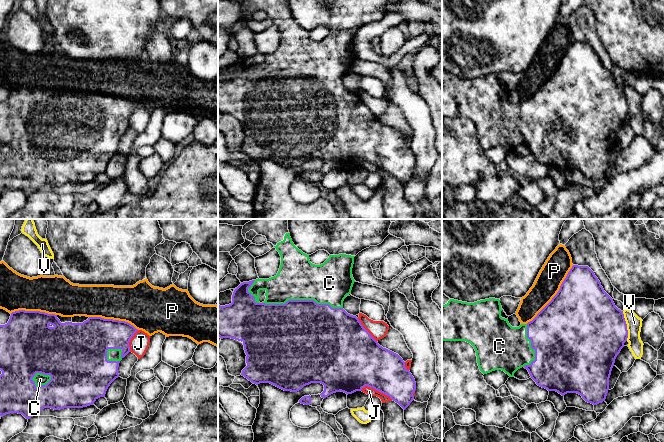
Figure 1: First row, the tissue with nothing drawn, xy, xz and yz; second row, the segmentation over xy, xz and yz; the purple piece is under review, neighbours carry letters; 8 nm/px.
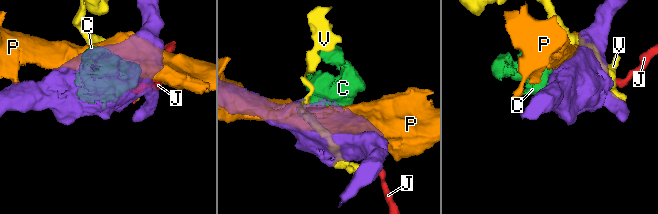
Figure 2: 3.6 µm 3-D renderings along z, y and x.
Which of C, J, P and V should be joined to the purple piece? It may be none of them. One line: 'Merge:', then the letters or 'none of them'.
Merge: C

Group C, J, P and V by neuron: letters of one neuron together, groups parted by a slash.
C / J / P / V

